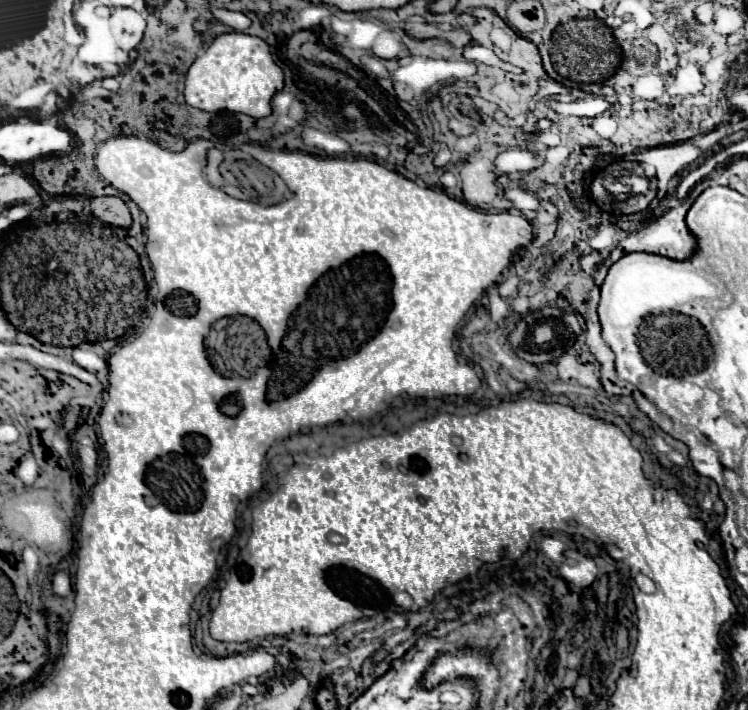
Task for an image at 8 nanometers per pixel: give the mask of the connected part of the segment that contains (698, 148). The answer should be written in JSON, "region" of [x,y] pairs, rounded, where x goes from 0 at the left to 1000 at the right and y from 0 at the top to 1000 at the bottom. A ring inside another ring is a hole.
{"region":[[[955,183],[949,189],[939,189],[939,192],[922,194],[917,200],[869,208],[869,211],[853,217],[853,225],[877,234],[880,273],[890,276],[890,259],[904,248],[904,242],[917,237],[920,231],[930,228],[936,220],[941,220],[955,203],[963,200],[963,194],[965,194],[963,183]]]}

